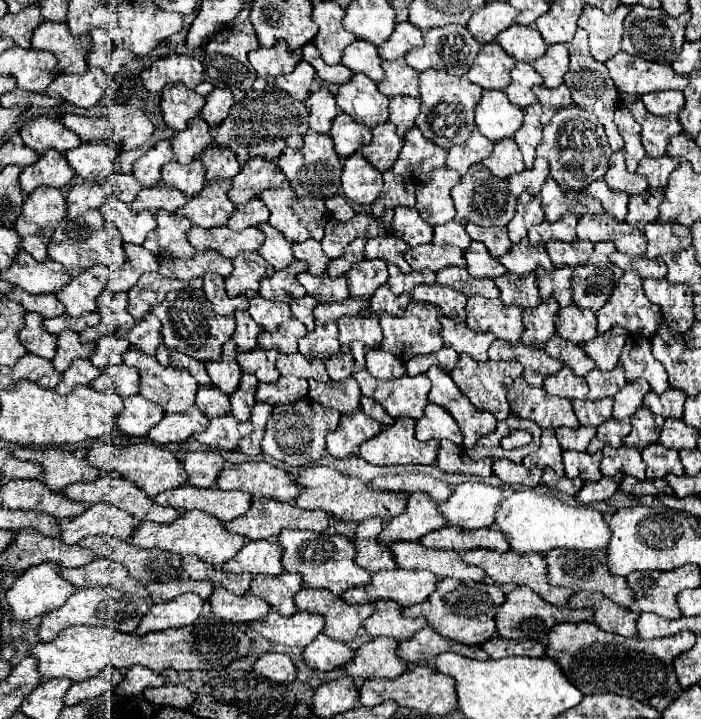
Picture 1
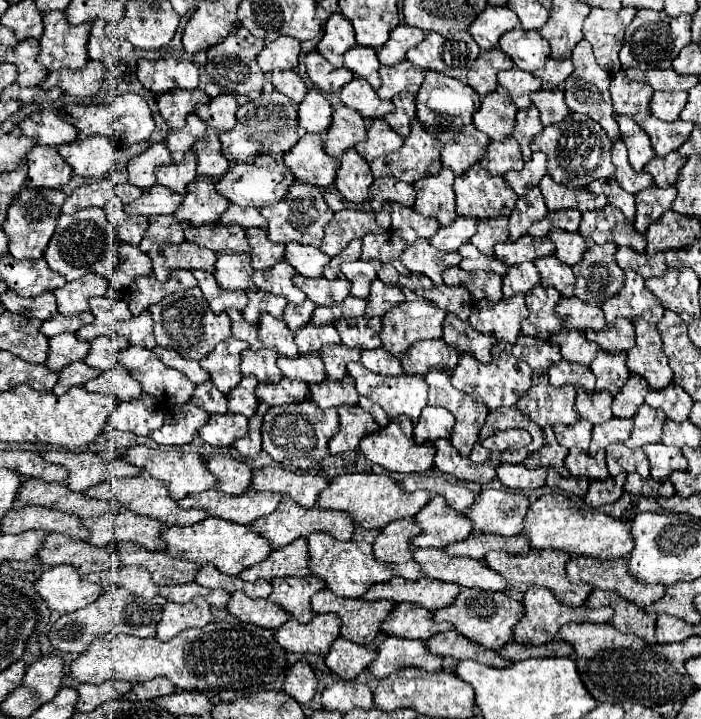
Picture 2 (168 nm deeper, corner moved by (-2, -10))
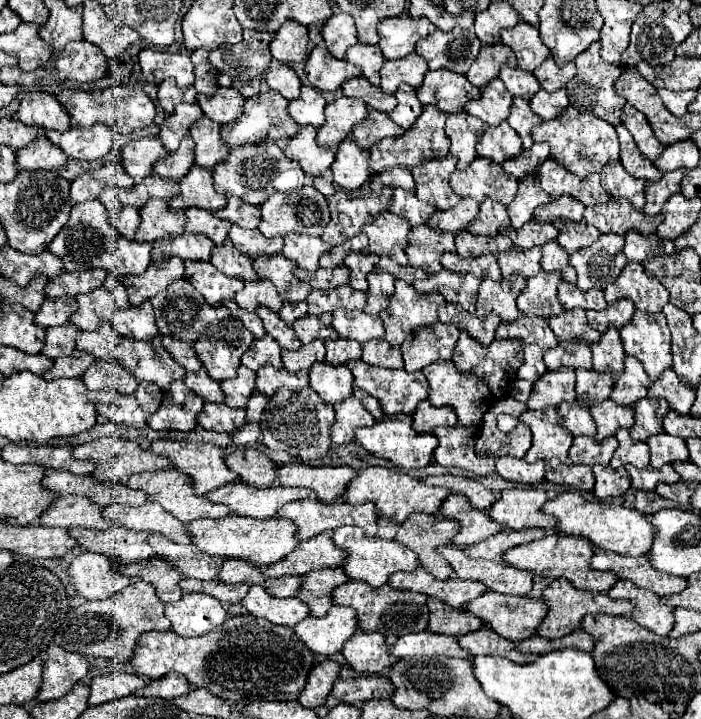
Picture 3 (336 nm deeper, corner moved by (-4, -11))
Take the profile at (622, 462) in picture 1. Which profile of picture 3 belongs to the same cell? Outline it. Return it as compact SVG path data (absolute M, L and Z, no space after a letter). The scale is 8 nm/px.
M619 430L615 436L619 440L619 448L611 458L611 468L621 468L627 464L633 464L637 468L649 466L649 446L645 442L631 440L627 430Z

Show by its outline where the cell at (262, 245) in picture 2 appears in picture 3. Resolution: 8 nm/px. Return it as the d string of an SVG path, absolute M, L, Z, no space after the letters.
M235 224L229 230L229 238L233 240L233 244L239 252L245 252L245 256L249 256L253 260L259 256L277 256L277 254L281 254L281 248L283 248L281 236L275 236L269 240L259 230L245 230Z

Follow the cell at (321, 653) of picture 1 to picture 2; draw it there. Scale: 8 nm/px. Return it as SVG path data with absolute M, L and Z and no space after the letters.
M337 637L329 655L325 657L325 663L341 679L351 681L351 679L357 679L371 665L375 657L377 657L377 651L373 647L357 645L349 639Z

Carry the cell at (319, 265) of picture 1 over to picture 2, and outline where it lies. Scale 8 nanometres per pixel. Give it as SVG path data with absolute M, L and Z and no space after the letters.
M291 241L291 243L287 243L287 249L285 249L285 261L289 261L297 269L297 273L301 273L305 277L321 277L325 265L331 261L331 257L325 255L317 247L309 247L309 245Z

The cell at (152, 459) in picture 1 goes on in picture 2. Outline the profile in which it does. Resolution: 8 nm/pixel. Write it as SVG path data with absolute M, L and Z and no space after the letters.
M136 445L135 447L131 447L131 449L123 455L123 459L125 459L127 463L133 463L133 465L137 465L137 467L143 467L151 477L161 479L161 481L167 485L167 489L171 491L171 497L177 499L177 501L183 499L183 497L187 497L187 495L213 489L215 483L217 483L217 477L207 471L203 455L199 455L199 453L195 453L195 451L183 451L183 449L179 449L179 447L153 449L145 445Z

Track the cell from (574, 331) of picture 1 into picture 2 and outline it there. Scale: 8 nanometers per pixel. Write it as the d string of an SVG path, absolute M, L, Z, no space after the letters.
M561 297L557 313L563 319L563 327L569 329L603 329L605 319L601 307L593 307L577 297Z

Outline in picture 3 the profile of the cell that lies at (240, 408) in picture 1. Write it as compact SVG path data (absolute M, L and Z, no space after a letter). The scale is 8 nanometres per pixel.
M239 366L235 380L221 382L221 388L225 392L225 404L229 404L231 408L245 408L249 396L255 392L255 378L255 372L245 366Z

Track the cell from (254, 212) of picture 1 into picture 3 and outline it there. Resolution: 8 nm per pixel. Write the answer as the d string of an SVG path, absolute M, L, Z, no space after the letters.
M235 196L229 198L227 206L219 212L215 212L217 218L225 218L229 220L231 224L237 224L241 228L257 228L259 222L261 222L261 212L257 206L251 206L251 204L245 204L241 200L237 200Z

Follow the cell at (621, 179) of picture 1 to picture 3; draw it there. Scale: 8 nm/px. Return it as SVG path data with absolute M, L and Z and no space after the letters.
M617 126L617 134L619 134L619 142L621 142L621 164L623 168L631 174L637 176L645 182L653 182L653 180L661 180L661 172L657 172L657 168L653 166L651 160L643 158L643 154L639 152L631 132L625 126Z

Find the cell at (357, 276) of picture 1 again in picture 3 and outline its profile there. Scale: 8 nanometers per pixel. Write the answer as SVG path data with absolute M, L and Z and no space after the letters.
M349 254L343 264L351 270L351 286L355 290L367 290L367 274L373 272L377 266L377 256L375 254Z

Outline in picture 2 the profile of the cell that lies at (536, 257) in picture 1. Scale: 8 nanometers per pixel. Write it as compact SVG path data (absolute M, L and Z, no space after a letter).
M523 235L517 241L497 243L495 245L495 257L503 259L507 265L517 265L523 261L533 261L539 255L535 249L535 239L531 235Z

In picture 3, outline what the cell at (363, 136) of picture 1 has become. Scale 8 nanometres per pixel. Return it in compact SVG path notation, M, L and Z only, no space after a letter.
M341 96L327 104L325 116L325 126L317 130L317 144L321 144L323 148L337 150L339 144L353 132L353 128L365 122L367 106L363 100Z

